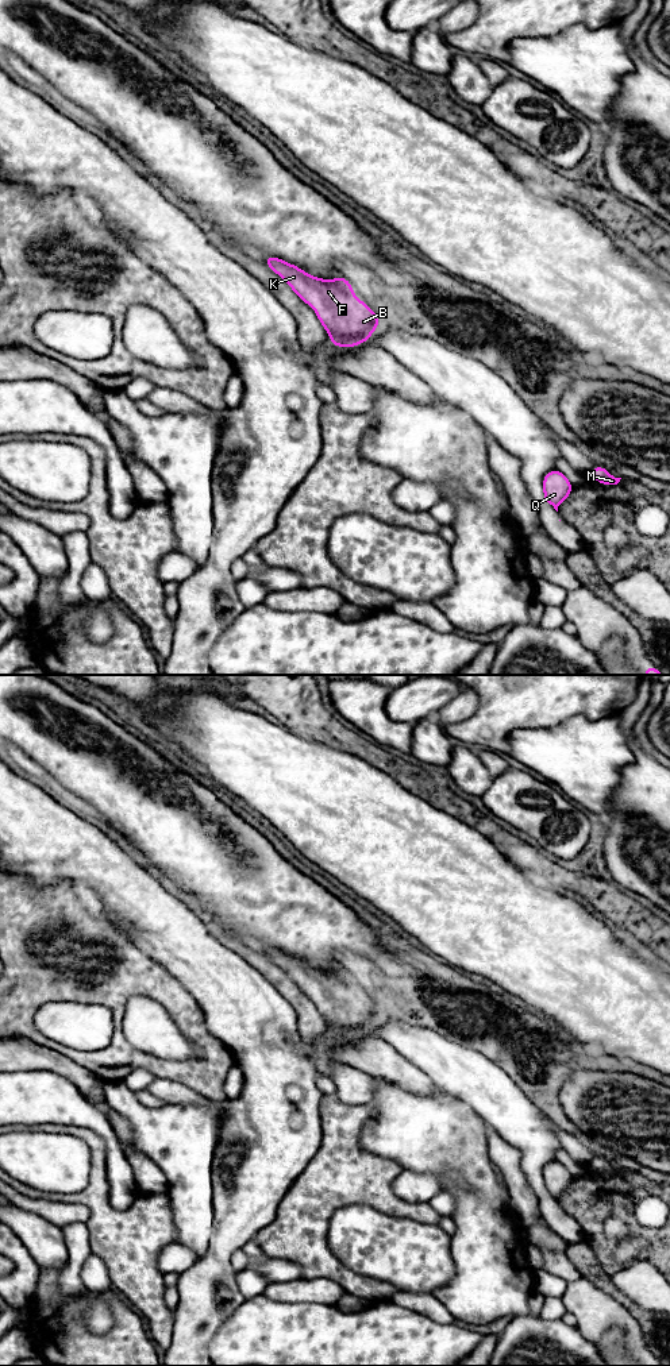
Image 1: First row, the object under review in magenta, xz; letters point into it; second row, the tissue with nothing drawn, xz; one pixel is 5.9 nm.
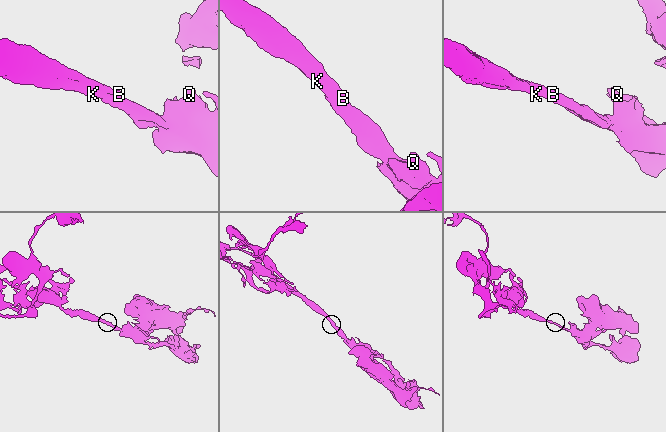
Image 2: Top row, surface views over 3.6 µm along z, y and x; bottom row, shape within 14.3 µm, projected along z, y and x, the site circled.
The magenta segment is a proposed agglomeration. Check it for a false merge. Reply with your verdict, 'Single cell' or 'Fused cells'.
Single cell

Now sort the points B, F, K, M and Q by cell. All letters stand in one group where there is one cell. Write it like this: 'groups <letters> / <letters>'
groups B F K M Q

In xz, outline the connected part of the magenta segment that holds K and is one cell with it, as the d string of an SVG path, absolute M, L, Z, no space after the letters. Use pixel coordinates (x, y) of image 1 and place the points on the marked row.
M267 256L265 263L290 286L301 301L313 308L334 346L357 347L369 340L378 328L378 315L355 296L346 278L327 281L312 277L276 256Z

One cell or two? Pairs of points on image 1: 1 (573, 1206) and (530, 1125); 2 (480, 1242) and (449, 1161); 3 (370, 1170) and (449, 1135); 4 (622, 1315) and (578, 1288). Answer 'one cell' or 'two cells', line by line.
1: two cells
2: one cell
3: two cells
4: one cell

